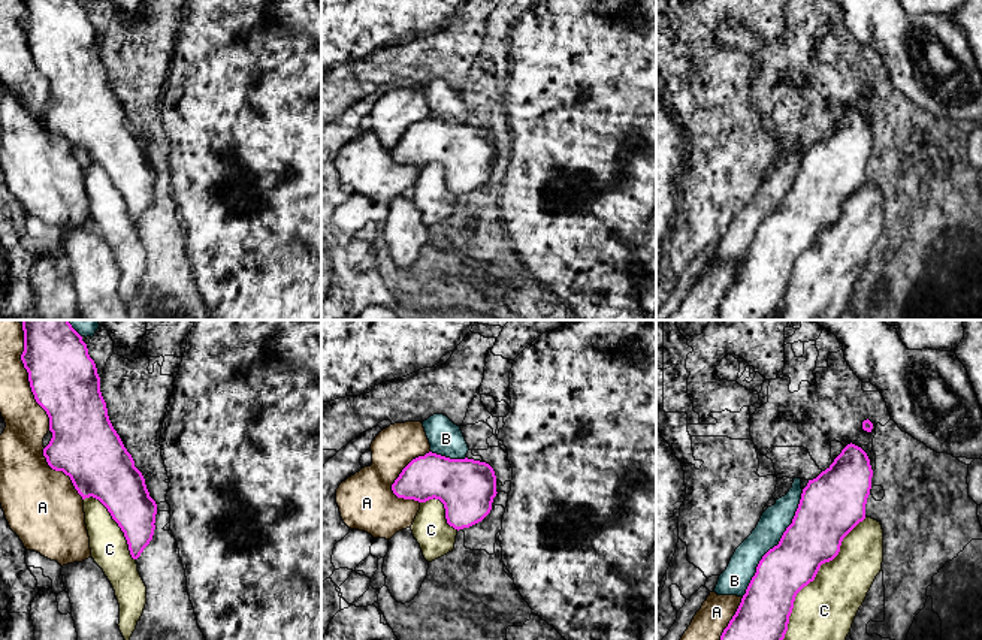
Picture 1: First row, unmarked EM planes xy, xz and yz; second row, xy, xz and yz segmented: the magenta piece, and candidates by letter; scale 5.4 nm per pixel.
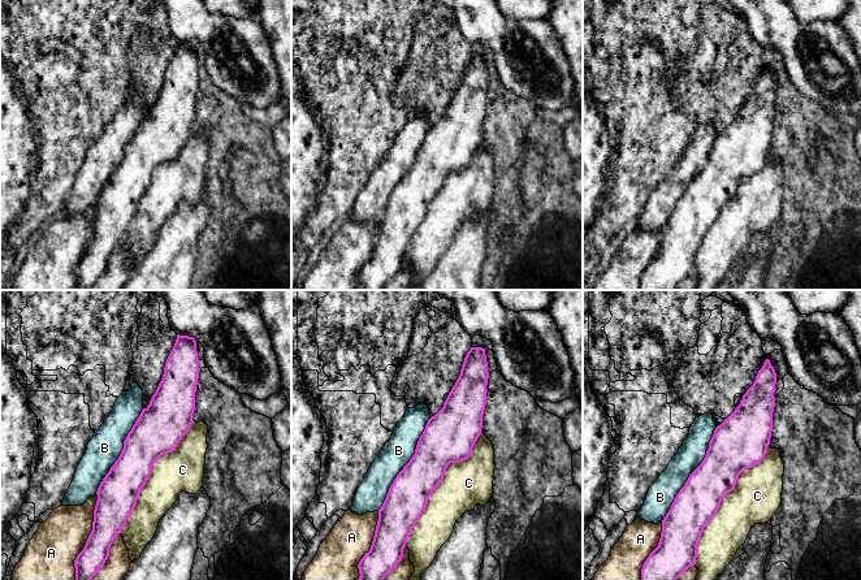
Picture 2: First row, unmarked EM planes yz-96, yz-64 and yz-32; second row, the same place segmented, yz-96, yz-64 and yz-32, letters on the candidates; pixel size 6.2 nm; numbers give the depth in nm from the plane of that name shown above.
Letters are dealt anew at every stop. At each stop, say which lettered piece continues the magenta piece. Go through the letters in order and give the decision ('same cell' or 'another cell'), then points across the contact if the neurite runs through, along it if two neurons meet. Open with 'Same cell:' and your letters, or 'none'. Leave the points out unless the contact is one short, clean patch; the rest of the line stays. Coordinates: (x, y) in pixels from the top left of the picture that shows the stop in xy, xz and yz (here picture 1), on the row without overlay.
Same cell: C
A: another cell
B: another cell
C: same cell

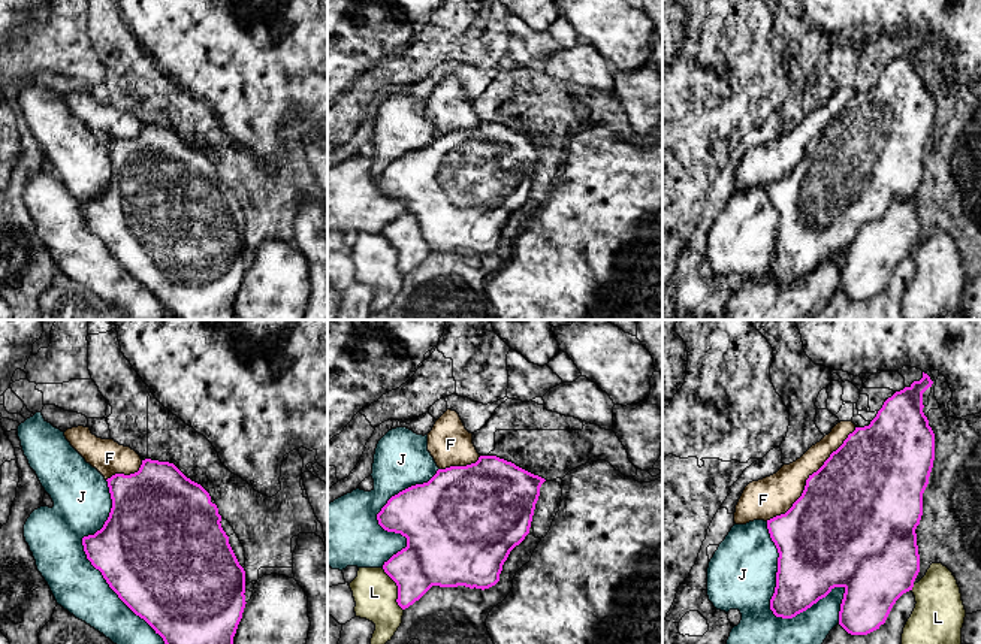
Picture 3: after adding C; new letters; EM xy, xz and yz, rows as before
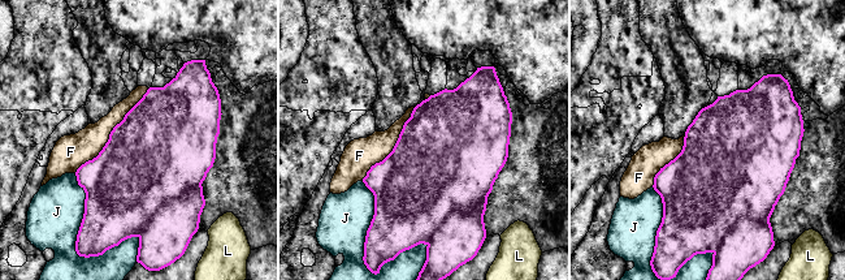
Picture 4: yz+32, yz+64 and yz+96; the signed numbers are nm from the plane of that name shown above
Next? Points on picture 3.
Same cell: none
F: another cell
J: another cell
L: another cell

